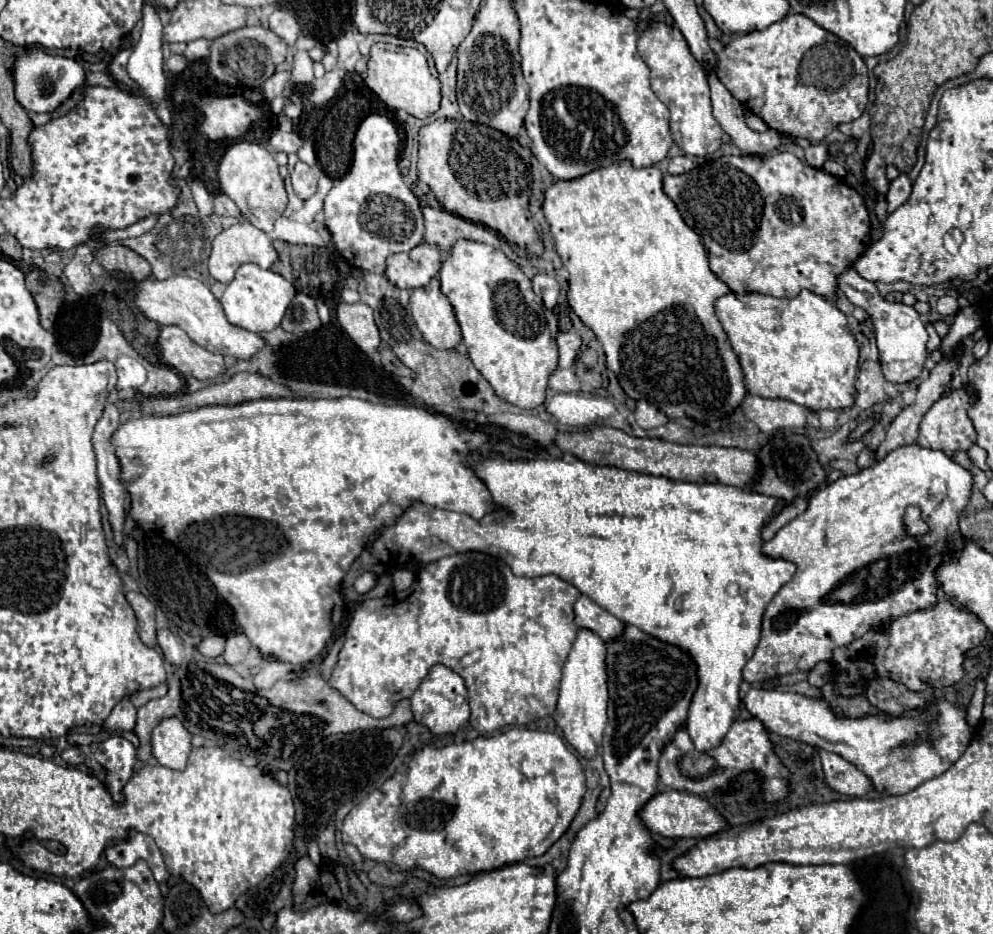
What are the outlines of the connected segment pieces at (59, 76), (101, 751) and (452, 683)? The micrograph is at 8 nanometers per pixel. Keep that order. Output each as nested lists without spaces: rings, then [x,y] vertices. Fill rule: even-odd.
[[[37,48],[25,50],[13,64],[15,96],[19,104],[29,112],[53,112],[59,108],[77,88],[85,84],[85,68],[81,62],[63,56],[51,56]]]
[[[113,736],[99,744],[95,758],[97,758],[97,762],[101,762],[107,768],[107,788],[109,788],[113,800],[121,802],[123,800],[121,788],[133,776],[135,746],[129,740]]]
[[[435,666],[427,674],[423,684],[411,696],[411,710],[413,710],[415,722],[421,724],[421,726],[427,726],[433,734],[453,734],[453,732],[457,732],[469,718],[467,688],[463,684],[463,678],[455,672],[451,672],[445,666]]]

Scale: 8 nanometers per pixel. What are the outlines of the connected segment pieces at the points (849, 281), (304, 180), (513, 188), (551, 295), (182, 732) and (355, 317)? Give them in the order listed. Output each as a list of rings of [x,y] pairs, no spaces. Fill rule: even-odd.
[[[853,266],[837,276],[837,286],[847,296],[847,300],[851,304],[863,308],[873,318],[885,378],[889,382],[899,382],[899,384],[915,380],[923,372],[923,364],[927,358],[927,346],[925,346],[927,344],[927,332],[925,332],[925,326],[923,326],[917,310],[913,306],[907,306],[907,304],[887,302],[879,294],[875,282],[861,278]]]
[[[297,162],[295,168],[291,170],[291,184],[297,196],[307,200],[317,188],[317,178],[313,176],[313,170],[305,162]]]
[[[433,120],[419,130],[417,176],[429,184],[445,210],[489,226],[509,244],[517,244],[529,254],[543,254],[543,242],[531,222],[527,196],[521,194],[517,184],[517,152],[503,132],[467,120]]]
[[[543,272],[535,274],[535,278],[533,278],[533,290],[535,290],[535,294],[539,294],[543,298],[543,302],[545,302],[547,308],[553,308],[557,304],[559,284],[557,284],[557,280],[553,276],[543,274]]]
[[[167,718],[151,730],[151,748],[157,762],[169,770],[183,770],[191,752],[191,734],[177,718]]]
[[[341,302],[337,306],[337,322],[347,332],[347,336],[351,336],[351,340],[359,348],[363,348],[363,352],[367,352],[367,354],[377,352],[381,338],[379,338],[379,330],[375,326],[375,320],[373,320],[373,310],[367,304]]]

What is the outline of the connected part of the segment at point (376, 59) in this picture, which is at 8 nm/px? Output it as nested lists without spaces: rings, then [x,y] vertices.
[[[375,44],[367,62],[365,84],[393,110],[405,110],[415,118],[427,118],[441,106],[441,82],[429,72],[427,58],[417,48]]]

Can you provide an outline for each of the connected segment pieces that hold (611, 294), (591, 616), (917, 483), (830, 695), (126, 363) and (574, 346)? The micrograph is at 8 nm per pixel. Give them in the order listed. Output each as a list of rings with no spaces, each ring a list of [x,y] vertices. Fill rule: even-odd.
[[[619,160],[613,162],[611,166],[591,170],[589,174],[583,174],[573,180],[557,180],[553,182],[547,192],[545,192],[545,202],[543,202],[543,212],[545,220],[549,224],[549,230],[555,240],[555,250],[563,260],[563,266],[569,270],[569,290],[567,290],[567,300],[573,312],[581,318],[585,326],[589,326],[599,344],[605,350],[607,356],[607,366],[617,374],[621,388],[631,396],[633,400],[647,400],[653,406],[657,406],[661,412],[665,412],[669,418],[681,418],[681,416],[691,416],[703,424],[711,424],[715,420],[721,420],[733,408],[737,408],[743,402],[745,396],[745,384],[743,384],[743,370],[741,364],[727,340],[727,334],[715,316],[713,302],[729,292],[729,286],[719,280],[711,268],[709,268],[709,258],[707,250],[703,246],[703,240],[699,234],[695,234],[681,218],[679,210],[675,208],[673,200],[663,192],[663,172],[657,166],[649,168],[635,168],[629,160]]]
[[[579,596],[579,600],[575,602],[575,624],[579,628],[589,628],[597,632],[603,640],[619,638],[625,630],[625,624],[619,618],[603,610],[587,596]]]
[[[905,444],[873,466],[841,476],[819,490],[809,500],[809,508],[801,516],[785,524],[769,542],[763,544],[763,552],[767,552],[767,556],[795,562],[797,572],[767,606],[761,640],[755,656],[743,668],[743,680],[757,682],[799,670],[807,672],[817,662],[829,662],[835,648],[851,644],[851,640],[857,640],[869,628],[885,624],[895,616],[903,616],[903,612],[915,612],[935,604],[939,586],[935,572],[953,546],[963,546],[959,516],[971,498],[971,486],[973,474],[955,464],[955,460],[943,450]],[[909,506],[917,506],[921,510],[921,518],[929,526],[925,534],[907,534],[905,510]]]
[[[825,684],[821,688],[821,698],[831,706],[831,710],[837,716],[845,716],[845,718],[865,718],[865,716],[887,716],[885,712],[877,710],[875,706],[869,704],[867,698],[863,696],[853,696],[853,698],[843,698],[837,696],[833,692],[833,684]]]
[[[121,356],[121,358],[115,360],[115,366],[117,366],[117,376],[119,376],[119,382],[117,382],[119,390],[123,390],[123,388],[139,388],[139,386],[145,384],[145,380],[147,380],[145,368],[135,358]]]
[[[559,332],[557,346],[559,346],[559,368],[571,368],[579,354],[583,340],[577,332]]]

